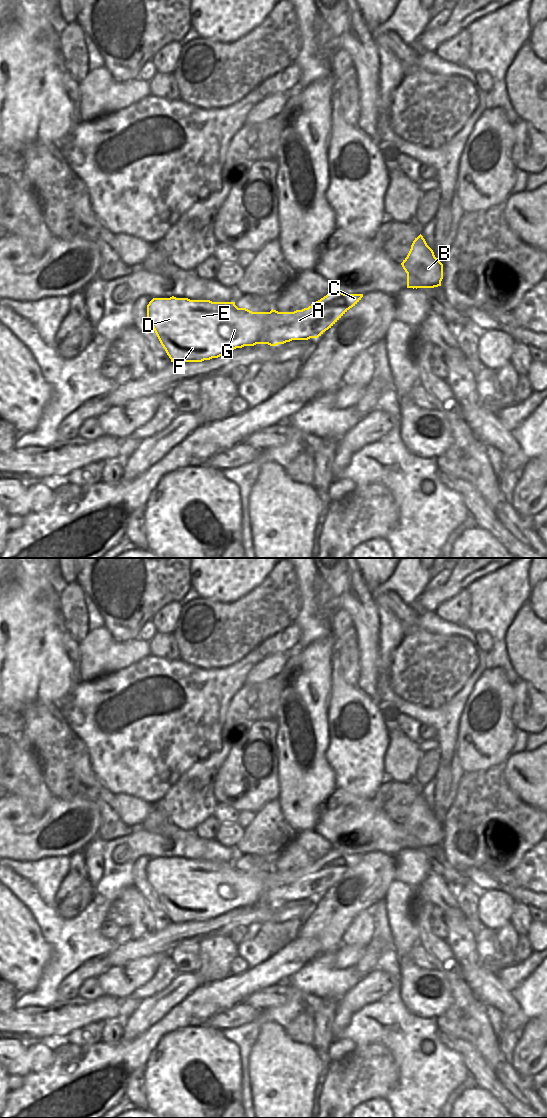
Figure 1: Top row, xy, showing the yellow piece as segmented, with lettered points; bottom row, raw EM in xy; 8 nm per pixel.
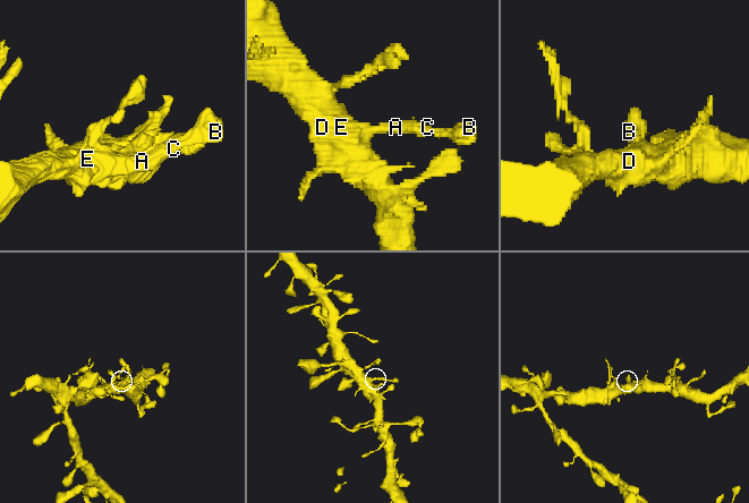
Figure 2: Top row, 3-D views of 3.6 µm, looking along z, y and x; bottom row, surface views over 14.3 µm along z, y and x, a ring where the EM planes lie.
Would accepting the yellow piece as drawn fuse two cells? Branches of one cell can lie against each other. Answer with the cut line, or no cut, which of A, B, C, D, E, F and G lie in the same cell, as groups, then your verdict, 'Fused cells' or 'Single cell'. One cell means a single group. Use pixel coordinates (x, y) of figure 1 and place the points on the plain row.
No split. Groups: A B C D E F G. Single cell

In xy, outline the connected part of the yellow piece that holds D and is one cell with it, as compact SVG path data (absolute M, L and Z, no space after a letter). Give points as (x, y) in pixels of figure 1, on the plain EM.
M332 850L308 868L294 872L252 872L246 868L238 868L235 862L212 862L210 860L190 860L188 858L153 858L147 865L147 879L153 887L161 905L171 922L202 922L218 918L236 908L268 904L276 906L292 900L308 900L318 898L331 888L350 868L355 866L363 854L344 854Z

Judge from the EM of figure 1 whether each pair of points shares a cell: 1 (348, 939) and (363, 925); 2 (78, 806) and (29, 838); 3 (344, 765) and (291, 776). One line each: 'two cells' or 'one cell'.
1: one cell
2: one cell
3: two cells

